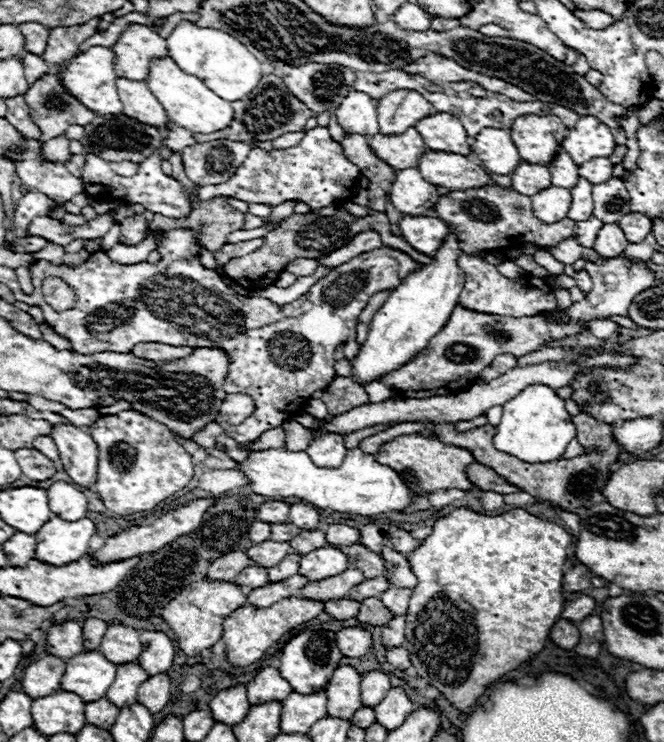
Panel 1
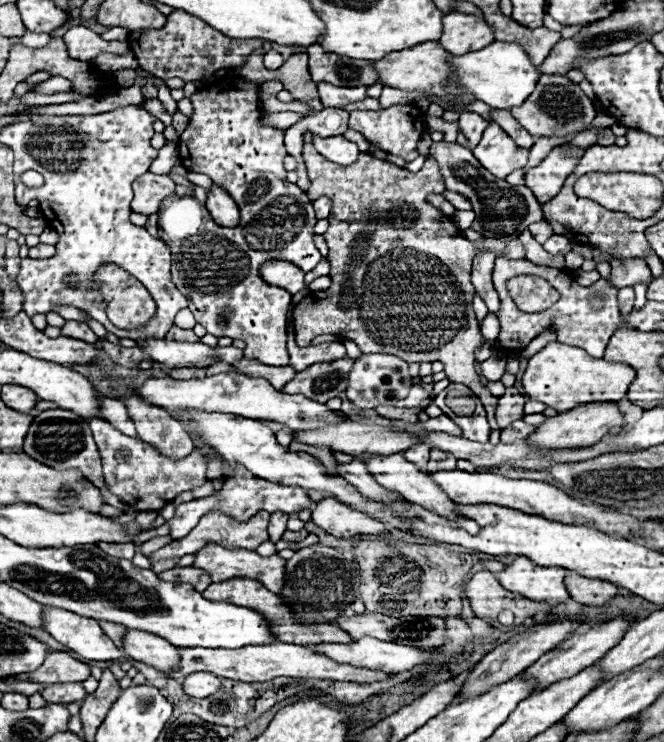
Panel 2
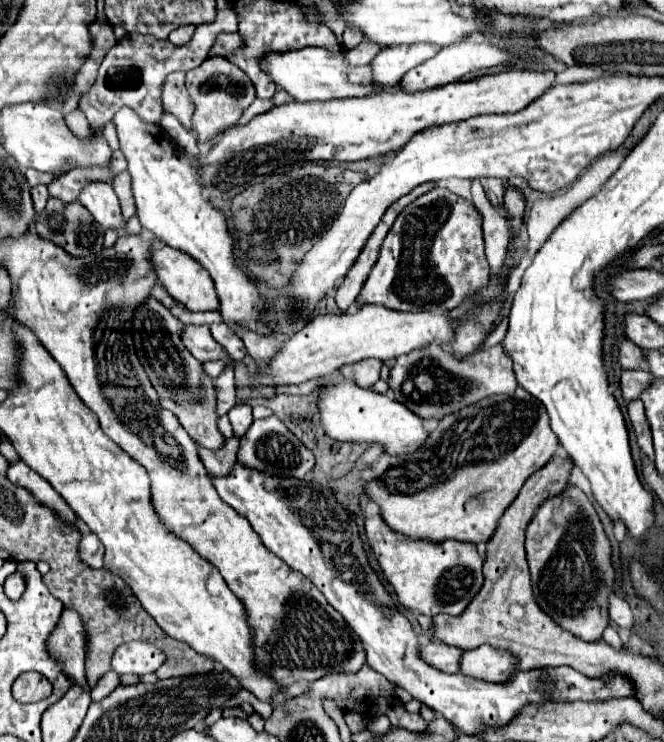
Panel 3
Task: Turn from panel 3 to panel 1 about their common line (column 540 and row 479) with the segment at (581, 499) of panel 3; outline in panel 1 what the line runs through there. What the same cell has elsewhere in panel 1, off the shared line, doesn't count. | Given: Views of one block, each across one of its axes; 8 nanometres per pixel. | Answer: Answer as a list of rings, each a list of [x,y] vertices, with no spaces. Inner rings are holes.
[[[588,414],[576,416],[576,440],[584,448],[594,448],[594,450],[590,454],[582,454],[582,456],[576,456],[570,460],[552,460],[552,462],[538,462],[538,464],[518,460],[518,458],[494,448],[494,442],[492,442],[494,434],[496,434],[496,428],[490,424],[474,428],[474,430],[466,430],[466,432],[458,432],[456,424],[440,424],[434,428],[434,436],[440,442],[470,450],[472,456],[476,458],[476,462],[492,468],[496,474],[500,474],[504,480],[512,482],[516,488],[528,492],[530,496],[534,496],[540,502],[548,502],[554,508],[564,508],[564,510],[576,510],[576,508],[588,506],[592,494],[600,492],[606,486],[610,472],[618,470],[622,464],[622,462],[618,462],[618,454],[624,452],[624,448],[614,440],[614,426],[600,422]]]

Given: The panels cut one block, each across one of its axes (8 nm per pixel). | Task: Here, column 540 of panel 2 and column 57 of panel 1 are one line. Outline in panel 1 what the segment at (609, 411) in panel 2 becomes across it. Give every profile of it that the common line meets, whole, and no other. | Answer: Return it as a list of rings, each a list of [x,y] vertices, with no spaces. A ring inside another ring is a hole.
[[[56,424],[50,438],[54,440],[64,472],[80,486],[94,484],[98,468],[98,446],[88,432],[70,424]]]

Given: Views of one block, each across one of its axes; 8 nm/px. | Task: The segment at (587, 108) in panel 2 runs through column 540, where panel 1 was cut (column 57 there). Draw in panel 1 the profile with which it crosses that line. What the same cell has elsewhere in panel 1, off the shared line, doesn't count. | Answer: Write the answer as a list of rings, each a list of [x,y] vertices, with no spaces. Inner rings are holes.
[[[46,74],[42,76],[38,82],[34,82],[28,92],[24,94],[26,98],[26,104],[30,106],[30,118],[32,122],[40,128],[40,142],[46,142],[50,138],[56,138],[60,134],[66,132],[68,126],[72,124],[80,124],[80,126],[86,126],[94,120],[94,112],[88,110],[84,104],[80,104],[68,90],[66,86],[62,86],[62,80],[60,76],[56,74]]]

